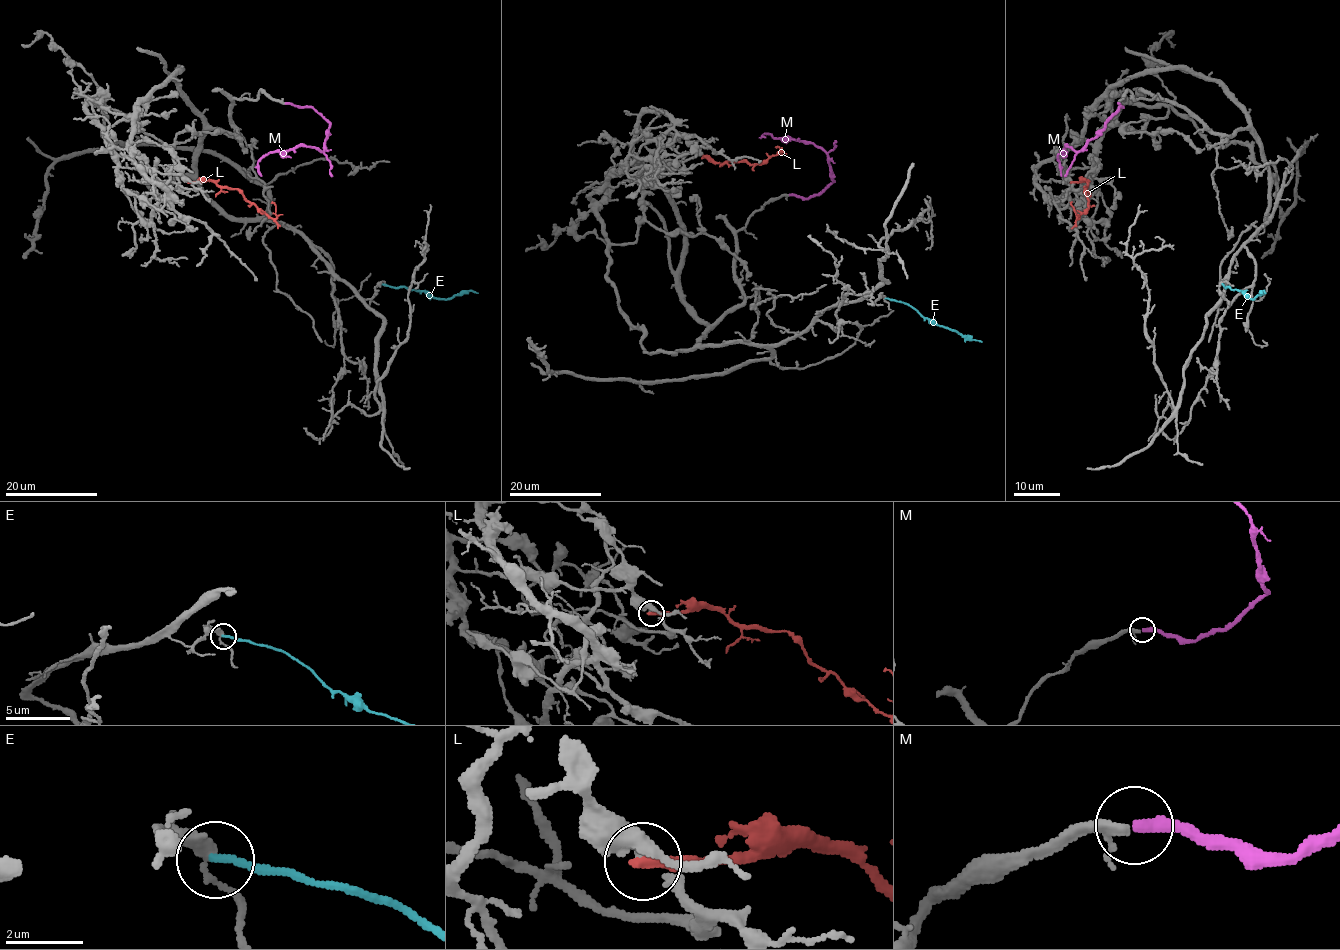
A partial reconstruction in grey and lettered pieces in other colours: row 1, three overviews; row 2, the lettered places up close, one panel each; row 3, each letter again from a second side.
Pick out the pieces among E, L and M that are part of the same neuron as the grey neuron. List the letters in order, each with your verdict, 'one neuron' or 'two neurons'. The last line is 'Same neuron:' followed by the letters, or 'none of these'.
E: two neurons
L: two neurons
M: one neuron
Same neuron: M

